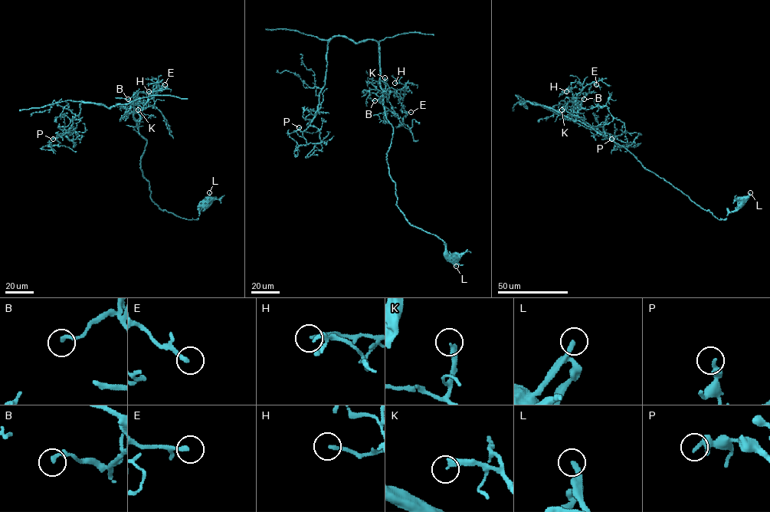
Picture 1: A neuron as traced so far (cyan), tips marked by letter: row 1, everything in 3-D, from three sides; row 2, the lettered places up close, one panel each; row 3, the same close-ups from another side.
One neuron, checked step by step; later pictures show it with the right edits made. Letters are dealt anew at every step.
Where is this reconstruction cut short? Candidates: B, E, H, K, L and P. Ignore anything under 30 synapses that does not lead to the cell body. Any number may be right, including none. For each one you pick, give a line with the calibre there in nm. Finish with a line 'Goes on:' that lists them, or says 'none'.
K: Thickness 320 nm
Goes on: K

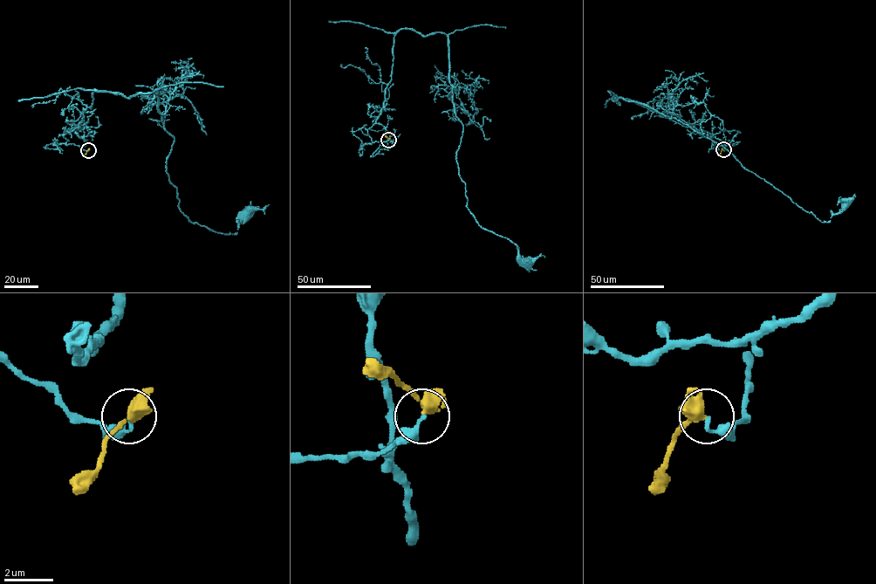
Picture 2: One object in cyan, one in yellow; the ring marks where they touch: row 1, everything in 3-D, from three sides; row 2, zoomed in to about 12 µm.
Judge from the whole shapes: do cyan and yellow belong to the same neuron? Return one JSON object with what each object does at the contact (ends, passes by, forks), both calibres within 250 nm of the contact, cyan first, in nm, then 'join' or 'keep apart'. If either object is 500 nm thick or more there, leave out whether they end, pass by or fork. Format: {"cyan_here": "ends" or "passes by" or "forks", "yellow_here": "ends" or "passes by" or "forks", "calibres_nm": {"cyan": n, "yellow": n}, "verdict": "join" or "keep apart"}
{"cyan_here": "ends", "yellow_here": "passes by", "calibres_nm": {"cyan": 130, "yellow": 380}, "verdict": "keep apart"}

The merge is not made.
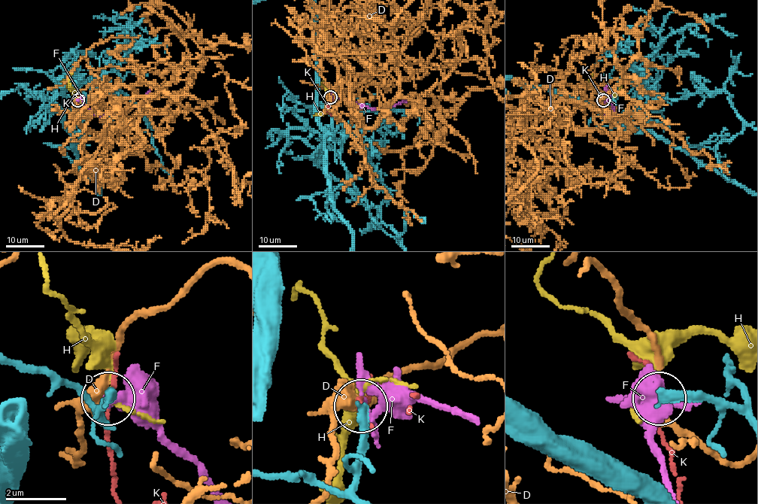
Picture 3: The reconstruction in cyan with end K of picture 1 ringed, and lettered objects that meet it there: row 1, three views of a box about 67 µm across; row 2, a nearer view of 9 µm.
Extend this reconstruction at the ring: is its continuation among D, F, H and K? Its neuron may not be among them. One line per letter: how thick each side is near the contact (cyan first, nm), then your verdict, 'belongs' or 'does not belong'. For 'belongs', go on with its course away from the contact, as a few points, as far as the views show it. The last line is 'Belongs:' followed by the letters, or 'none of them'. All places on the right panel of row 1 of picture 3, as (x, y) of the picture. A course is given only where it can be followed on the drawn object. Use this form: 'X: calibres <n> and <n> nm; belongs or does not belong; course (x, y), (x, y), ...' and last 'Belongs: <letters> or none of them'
D: calibres 380 and 360 nm; does not belong
F: calibres 400 and 420 nm; does not belong
H: calibres 360 and 190 nm; does not belong
K: calibres 360 and 100 nm; does not belong
Belongs: none of them

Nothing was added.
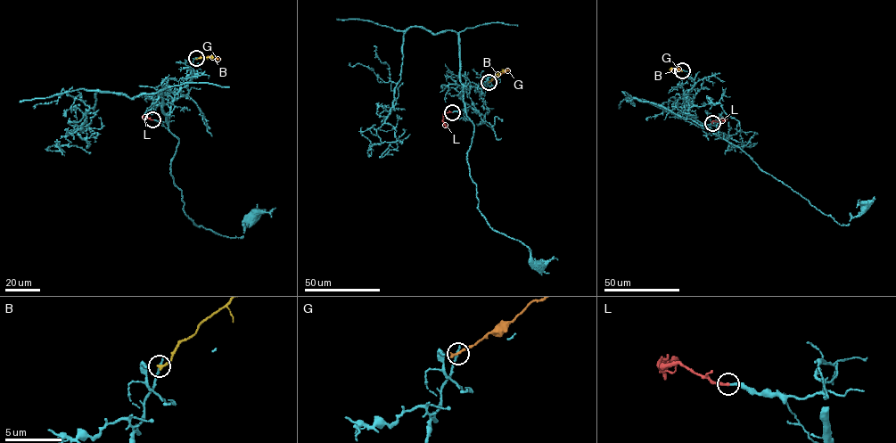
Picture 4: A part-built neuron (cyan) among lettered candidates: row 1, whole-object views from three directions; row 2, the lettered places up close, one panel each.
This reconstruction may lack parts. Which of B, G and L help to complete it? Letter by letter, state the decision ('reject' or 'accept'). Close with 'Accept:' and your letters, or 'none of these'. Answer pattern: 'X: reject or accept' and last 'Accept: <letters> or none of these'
B: reject
G: reject
L: accept
Accept: L

